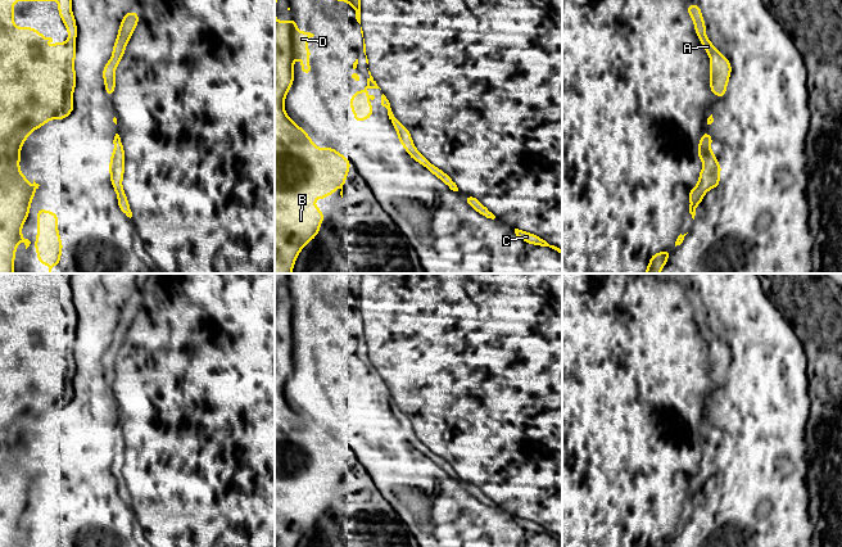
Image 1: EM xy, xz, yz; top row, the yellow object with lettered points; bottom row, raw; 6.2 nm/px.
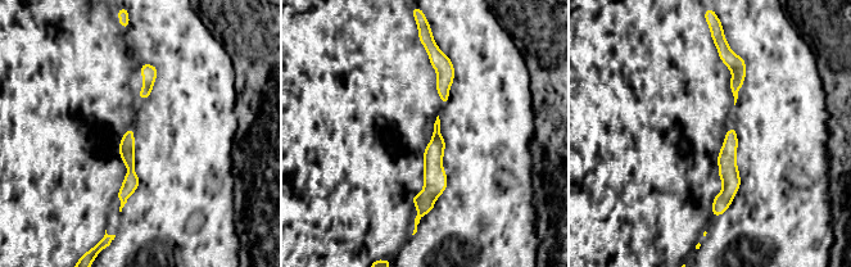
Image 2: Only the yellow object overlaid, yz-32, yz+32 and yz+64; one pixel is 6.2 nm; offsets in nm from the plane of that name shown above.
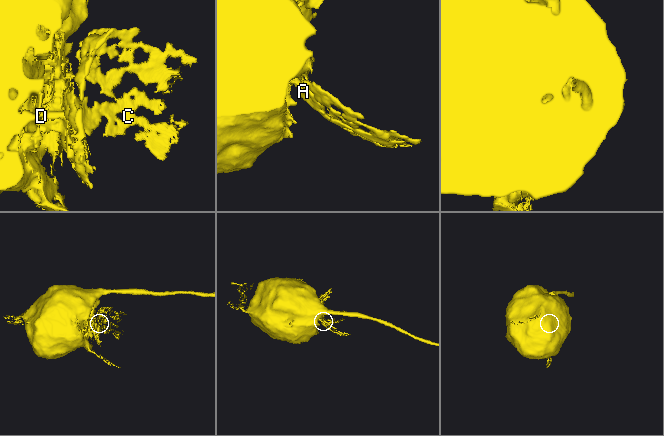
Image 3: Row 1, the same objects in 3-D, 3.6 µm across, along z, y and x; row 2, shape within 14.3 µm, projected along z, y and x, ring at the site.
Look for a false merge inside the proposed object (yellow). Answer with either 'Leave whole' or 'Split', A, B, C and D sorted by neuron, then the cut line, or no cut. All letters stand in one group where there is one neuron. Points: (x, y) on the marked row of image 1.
Split. Groups: A C / B D. Split along xy (118, 136), (114, 143), (114, 159), (121, 164), (123, 172)

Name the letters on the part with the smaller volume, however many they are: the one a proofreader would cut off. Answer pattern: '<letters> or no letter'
A, C

